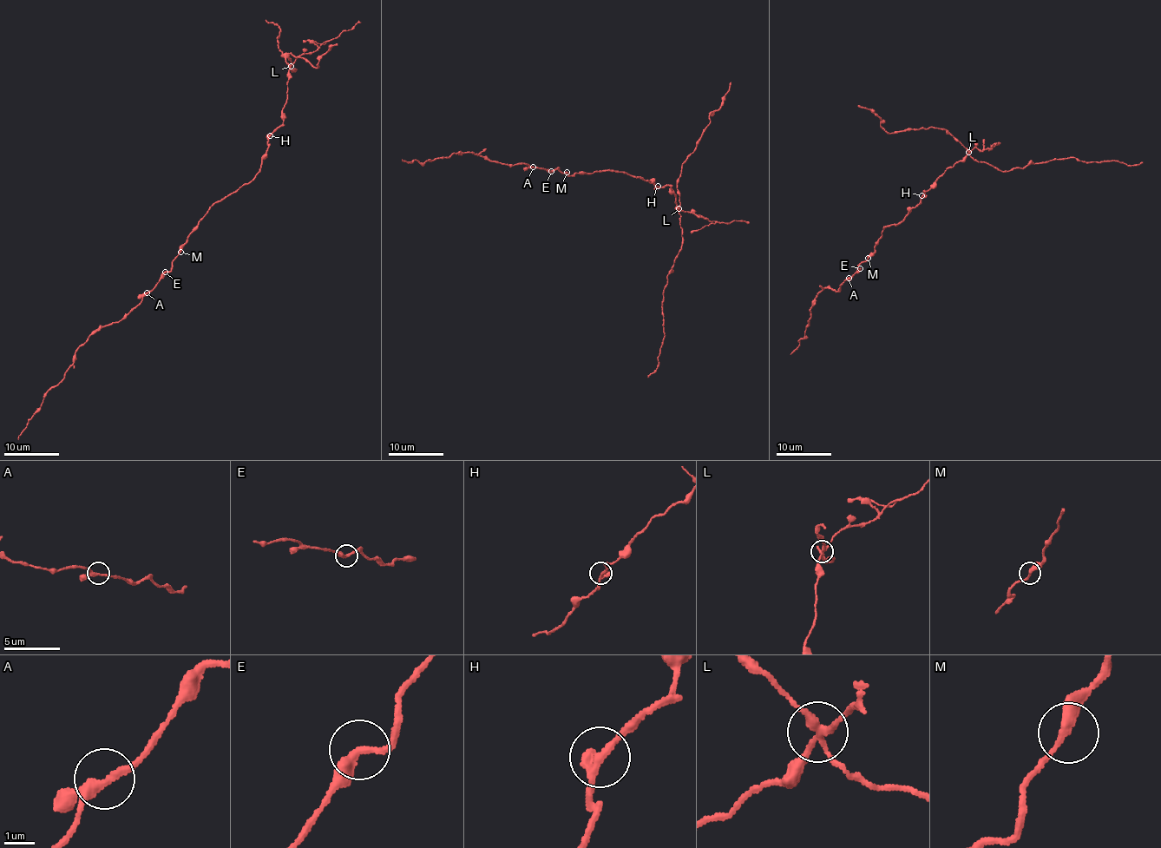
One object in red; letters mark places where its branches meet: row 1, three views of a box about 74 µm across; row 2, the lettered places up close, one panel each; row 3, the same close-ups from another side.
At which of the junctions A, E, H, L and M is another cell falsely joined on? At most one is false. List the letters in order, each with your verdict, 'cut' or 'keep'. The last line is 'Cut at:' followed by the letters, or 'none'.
A: keep
E: keep
H: keep
L: cut
M: keep
Cut at: L

